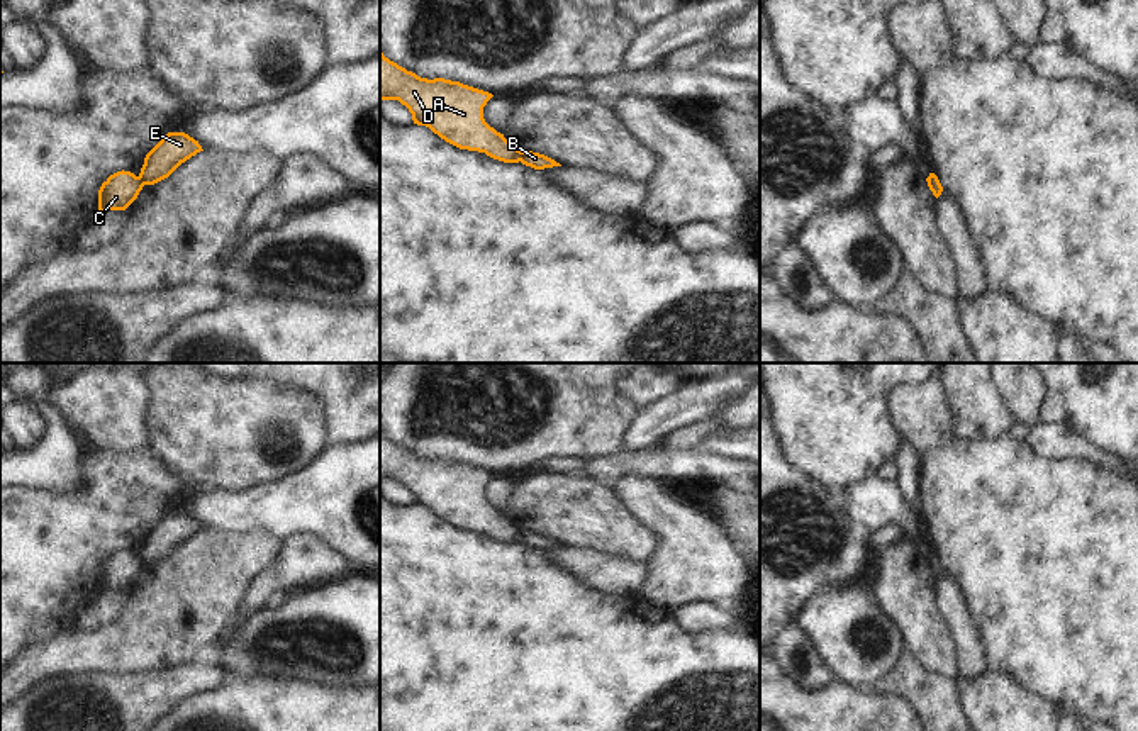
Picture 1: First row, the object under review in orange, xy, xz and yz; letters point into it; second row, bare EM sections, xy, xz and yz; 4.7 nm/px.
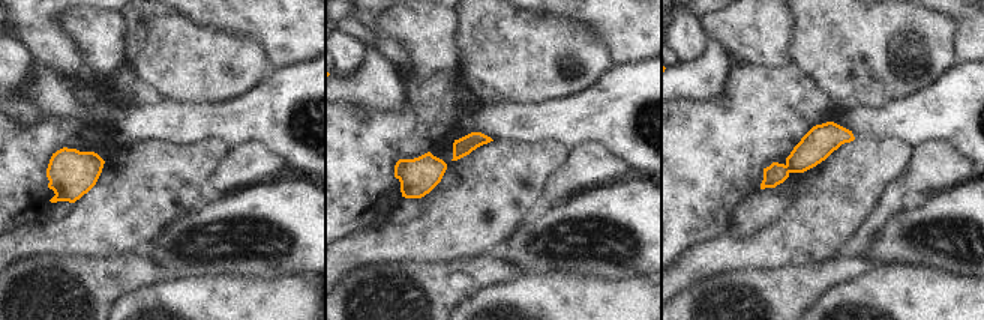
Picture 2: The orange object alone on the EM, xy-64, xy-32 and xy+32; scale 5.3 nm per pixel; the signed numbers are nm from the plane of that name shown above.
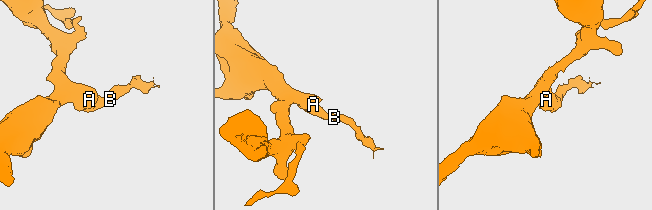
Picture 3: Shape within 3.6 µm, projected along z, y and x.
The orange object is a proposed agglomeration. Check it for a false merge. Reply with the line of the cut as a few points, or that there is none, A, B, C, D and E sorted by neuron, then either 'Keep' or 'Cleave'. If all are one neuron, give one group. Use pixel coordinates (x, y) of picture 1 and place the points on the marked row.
Split along xz (519, 151), (521, 160). Groups: A C D / B E. Cleave.

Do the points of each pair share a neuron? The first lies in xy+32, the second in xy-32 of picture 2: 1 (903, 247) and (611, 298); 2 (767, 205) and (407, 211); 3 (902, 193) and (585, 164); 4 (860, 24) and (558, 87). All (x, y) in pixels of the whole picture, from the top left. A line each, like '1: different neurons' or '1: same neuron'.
1: different neurons
2: same neuron
3: same neuron
4: same neuron

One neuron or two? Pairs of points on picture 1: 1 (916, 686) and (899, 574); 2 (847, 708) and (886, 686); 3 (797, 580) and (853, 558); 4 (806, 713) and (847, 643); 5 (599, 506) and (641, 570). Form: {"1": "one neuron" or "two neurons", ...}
{"1": "two neurons", "2": "two neurons", "3": "one neuron", "4": "two neurons", "5": "two neurons"}

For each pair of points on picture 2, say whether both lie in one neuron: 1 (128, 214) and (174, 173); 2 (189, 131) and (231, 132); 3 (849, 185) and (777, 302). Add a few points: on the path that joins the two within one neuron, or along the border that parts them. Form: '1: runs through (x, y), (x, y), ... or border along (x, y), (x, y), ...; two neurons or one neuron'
1: runs through (140, 202), (162, 179); one neuron
2: runs through (200, 129), (221, 129); one neuron
3: border along (831, 257), (803, 266), (762, 268); two neurons

